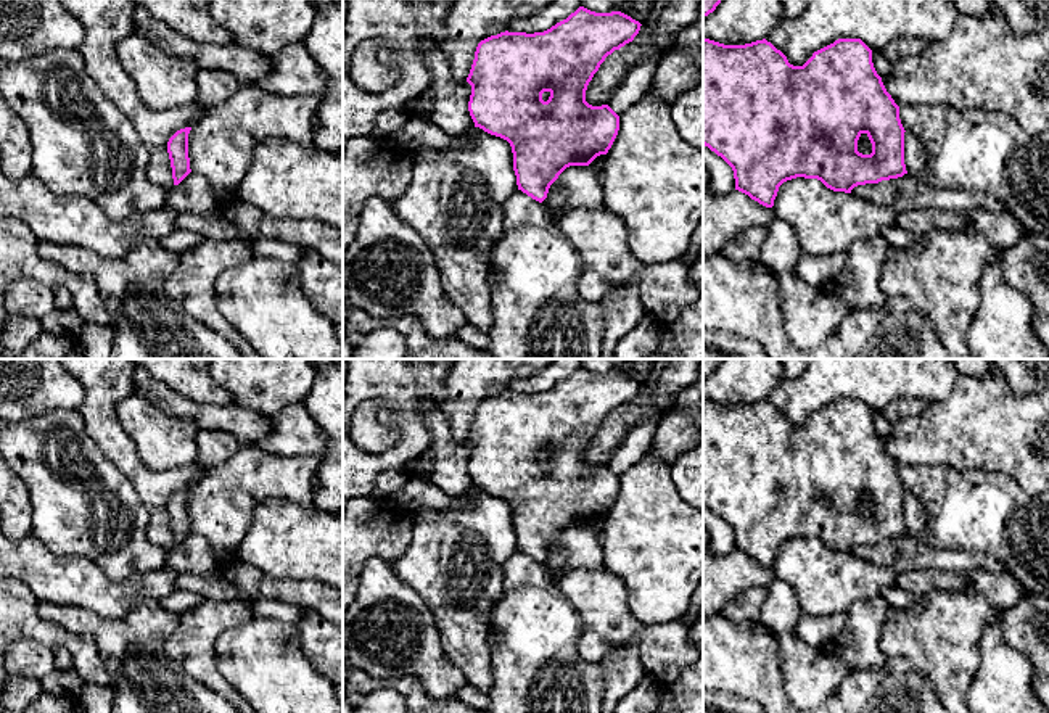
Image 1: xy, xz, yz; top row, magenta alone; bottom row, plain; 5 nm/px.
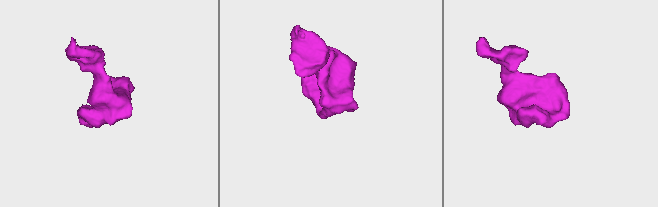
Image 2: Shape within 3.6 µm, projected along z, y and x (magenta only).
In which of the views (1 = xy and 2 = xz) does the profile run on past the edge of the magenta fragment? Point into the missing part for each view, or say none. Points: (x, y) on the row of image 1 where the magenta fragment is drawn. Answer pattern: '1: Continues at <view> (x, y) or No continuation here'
1: No continuation here
2: No continuation here

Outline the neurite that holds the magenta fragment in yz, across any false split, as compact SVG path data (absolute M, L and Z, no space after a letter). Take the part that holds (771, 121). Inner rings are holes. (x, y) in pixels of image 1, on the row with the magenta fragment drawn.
M703 37L703 145L721 156L734 171L735 190L748 195L766 208L774 206L779 187L792 179L817 179L833 192L851 193L858 185L878 183L882 180L898 179L907 174L904 164L904 127L899 119L899 106L887 92L882 77L872 63L872 50L861 39L838 39L833 43L817 50L803 66L793 66L787 56L766 39L745 45L724 45ZM866 134L872 143L872 153L858 151L858 140Z

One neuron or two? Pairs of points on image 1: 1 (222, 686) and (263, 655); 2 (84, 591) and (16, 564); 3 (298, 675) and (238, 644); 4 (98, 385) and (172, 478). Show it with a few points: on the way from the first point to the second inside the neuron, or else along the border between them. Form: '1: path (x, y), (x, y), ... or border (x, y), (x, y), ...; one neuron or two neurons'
1: border (213, 646), (219, 673), (243, 696); two neurons
2: path (68, 580), (50, 578), (32, 564); one neuron
3: path (283, 675), (275, 675), (258, 657), (253, 657); one neuron
4: path (100, 414), (103, 428), (143, 475); one neuron

